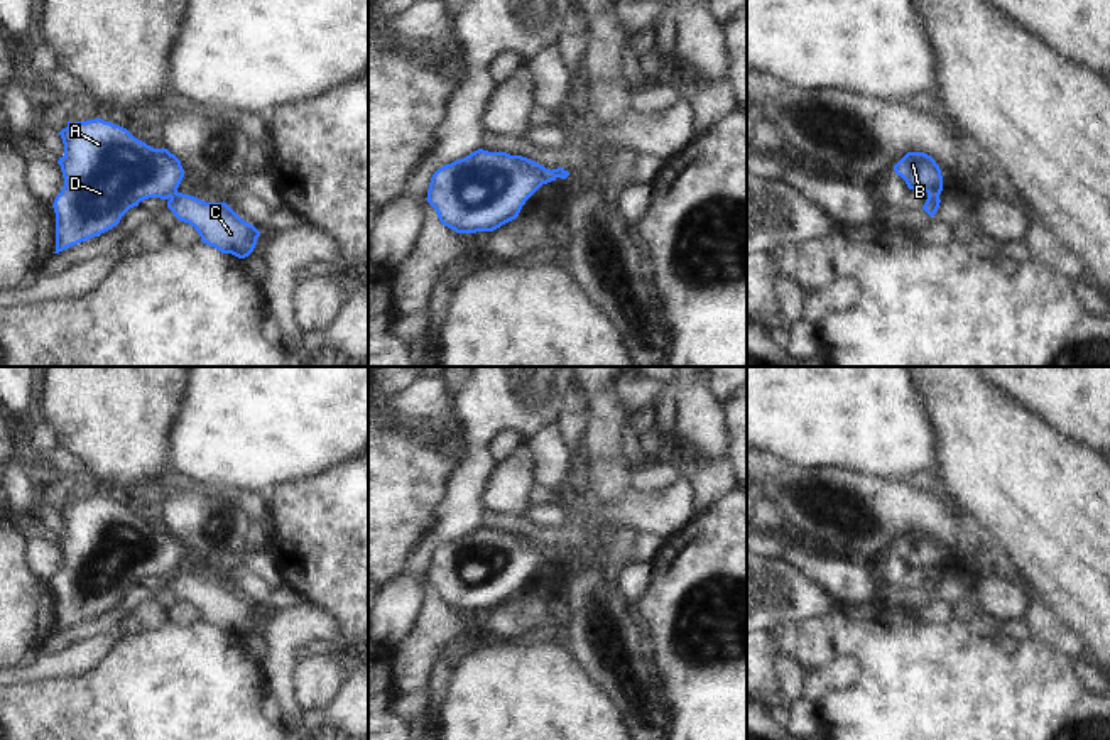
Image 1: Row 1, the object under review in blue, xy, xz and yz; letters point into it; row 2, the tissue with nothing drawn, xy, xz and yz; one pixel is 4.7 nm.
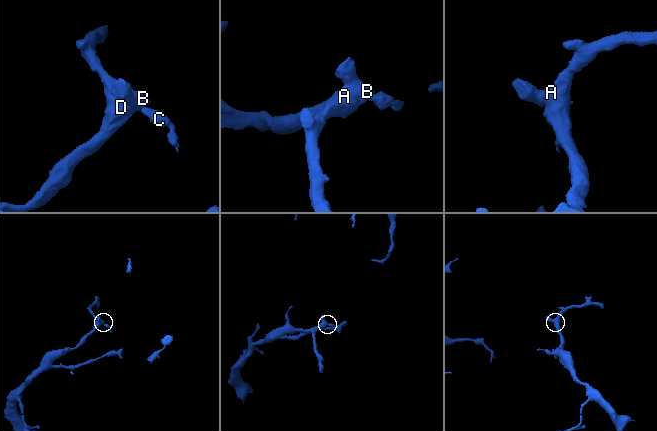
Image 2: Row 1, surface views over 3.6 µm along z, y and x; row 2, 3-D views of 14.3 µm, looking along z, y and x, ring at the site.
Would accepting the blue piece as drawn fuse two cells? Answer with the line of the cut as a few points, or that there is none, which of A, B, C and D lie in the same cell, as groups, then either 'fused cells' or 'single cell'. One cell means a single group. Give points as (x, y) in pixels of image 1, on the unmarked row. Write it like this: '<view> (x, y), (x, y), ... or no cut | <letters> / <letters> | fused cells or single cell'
yz (928, 571), (938, 576) | A B D / C | fused cells

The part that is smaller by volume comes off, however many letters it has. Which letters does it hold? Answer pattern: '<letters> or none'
C

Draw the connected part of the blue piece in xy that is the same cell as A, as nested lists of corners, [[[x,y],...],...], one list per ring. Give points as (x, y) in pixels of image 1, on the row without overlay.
[[[101,497],[59,510],[64,564],[54,578],[56,630],[98,615],[149,576],[169,578],[184,556],[181,539]]]

